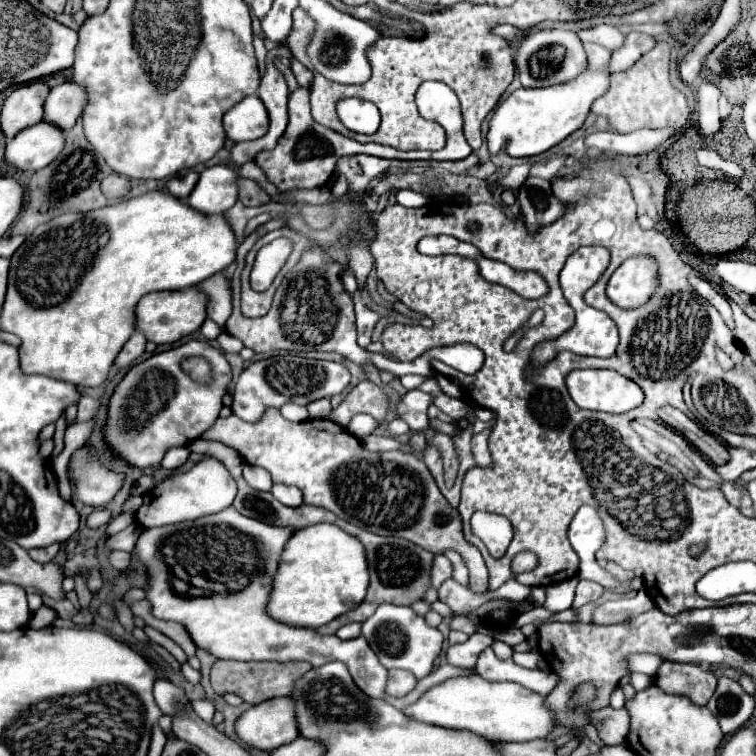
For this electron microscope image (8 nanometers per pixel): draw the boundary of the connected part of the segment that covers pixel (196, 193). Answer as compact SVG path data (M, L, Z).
M227 165L207 167L187 203L207 215L217 215L229 211L237 201L237 173Z

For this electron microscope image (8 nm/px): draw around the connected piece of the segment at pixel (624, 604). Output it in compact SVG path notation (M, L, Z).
M639 591L631 599L607 601L603 605L599 605L593 613L593 621L601 623L601 625L611 625L611 623L619 623L619 621L627 621L631 617L637 617L637 615L641 615L653 607L655 607L655 603L647 595L647 591Z

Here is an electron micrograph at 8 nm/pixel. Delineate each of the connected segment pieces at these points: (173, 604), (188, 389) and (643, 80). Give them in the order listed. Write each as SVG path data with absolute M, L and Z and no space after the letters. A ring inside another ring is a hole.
M235 507L201 517L199 521L185 521L161 529L143 529L135 545L135 553L149 569L147 599L151 603L153 617L183 623L195 645L213 653L217 659L307 661L313 667L321 667L329 661L341 661L347 665L355 685L367 697L383 699L399 711L416 702L433 685L451 677L475 673L475 669L441 664L418 681L408 698L389 697L385 695L387 669L379 665L379 659L371 653L371 647L363 641L363 637L341 641L335 635L321 635L307 627L291 627L269 617L265 609L273 589L275 571L279 567L281 553L295 531L295 527L275 527L243 517L235 511Z
M187 341L179 347L155 353L143 363L133 365L115 387L107 405L103 439L113 455L123 459L127 465L137 469L157 467L169 449L189 445L215 423L223 407L221 399L227 393L229 381L231 367L225 355L207 341ZM191 355L205 357L211 363L215 373L211 385L199 385L181 371L179 361Z
M657 43L631 69L613 75L611 89L593 103L591 113L607 117L611 127L619 133L637 131L643 127L647 129L685 127L691 111L687 107L683 93L679 93L669 81L669 59L671 47L667 43Z

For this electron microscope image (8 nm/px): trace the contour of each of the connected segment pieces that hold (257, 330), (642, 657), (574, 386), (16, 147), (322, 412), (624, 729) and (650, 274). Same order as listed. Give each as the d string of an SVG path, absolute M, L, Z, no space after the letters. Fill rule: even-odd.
M271 219L265 225L257 227L237 249L237 269L231 277L231 289L233 289L233 313L227 319L225 331L237 339L243 341L245 347L253 349L255 353L267 353L267 351L335 351L341 353L343 357L349 357L353 363L357 365L365 365L371 363L377 369L385 369L391 371L395 377L403 377L407 373L413 375L423 375L429 377L431 375L431 359L439 359L445 365L461 371L461 373L475 373L477 369L483 367L485 355L479 347L469 345L469 343L457 343L451 347L437 347L437 349L429 349L425 355L417 357L411 363L401 363L395 359L389 359L385 355L375 355L369 353L367 349L359 347L355 341L355 313L353 313L353 301L351 295L345 291L343 281L341 281L341 273L343 273L343 265L333 261L327 253L319 255L319 249L307 249L303 251L299 263L283 277L275 297L273 297L273 307L265 317L259 319L247 319L241 315L239 309L239 275L243 271L245 265L245 257L251 251L251 247L255 245L257 239L261 239L265 233L273 231L273 229L281 229L285 227L285 219Z
M639 653L639 655L633 655L631 661L629 661L629 667L631 671L637 671L637 673L645 673L649 677L655 677L659 665L664 663L665 660L661 657L655 657L655 655L647 655L647 653Z
M607 369L573 371L567 375L567 389L571 393L571 399L577 403L577 407L591 409L591 411L621 415L643 403L643 391L639 389L637 383L633 383L631 379L627 379L615 371L607 371Z
M39 121L7 141L5 159L25 173L35 173L47 167L65 147L61 127Z
M323 397L323 399L317 399L317 401L311 401L311 403L307 405L307 411L309 411L309 417L311 417L311 419L327 419L329 413L331 413L329 397Z
M605 707L599 711L589 711L589 719L597 727L597 733L605 745L625 743L629 733L629 715L625 709Z
M635 255L619 265L607 283L607 297L621 309L645 305L659 287L659 267L651 255Z

